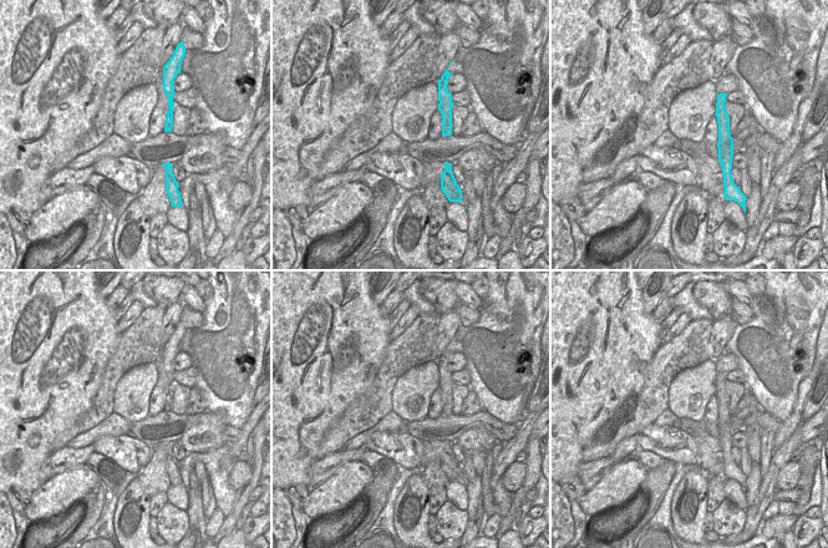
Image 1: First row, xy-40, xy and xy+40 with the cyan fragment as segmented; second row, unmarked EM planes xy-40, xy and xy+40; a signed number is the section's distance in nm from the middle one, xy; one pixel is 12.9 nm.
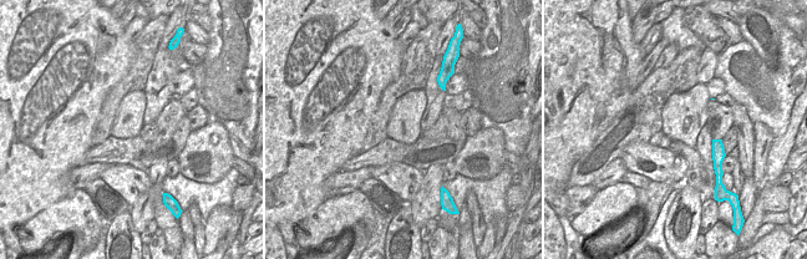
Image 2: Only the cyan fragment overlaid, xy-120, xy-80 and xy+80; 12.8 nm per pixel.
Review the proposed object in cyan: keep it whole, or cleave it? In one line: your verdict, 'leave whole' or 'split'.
split

